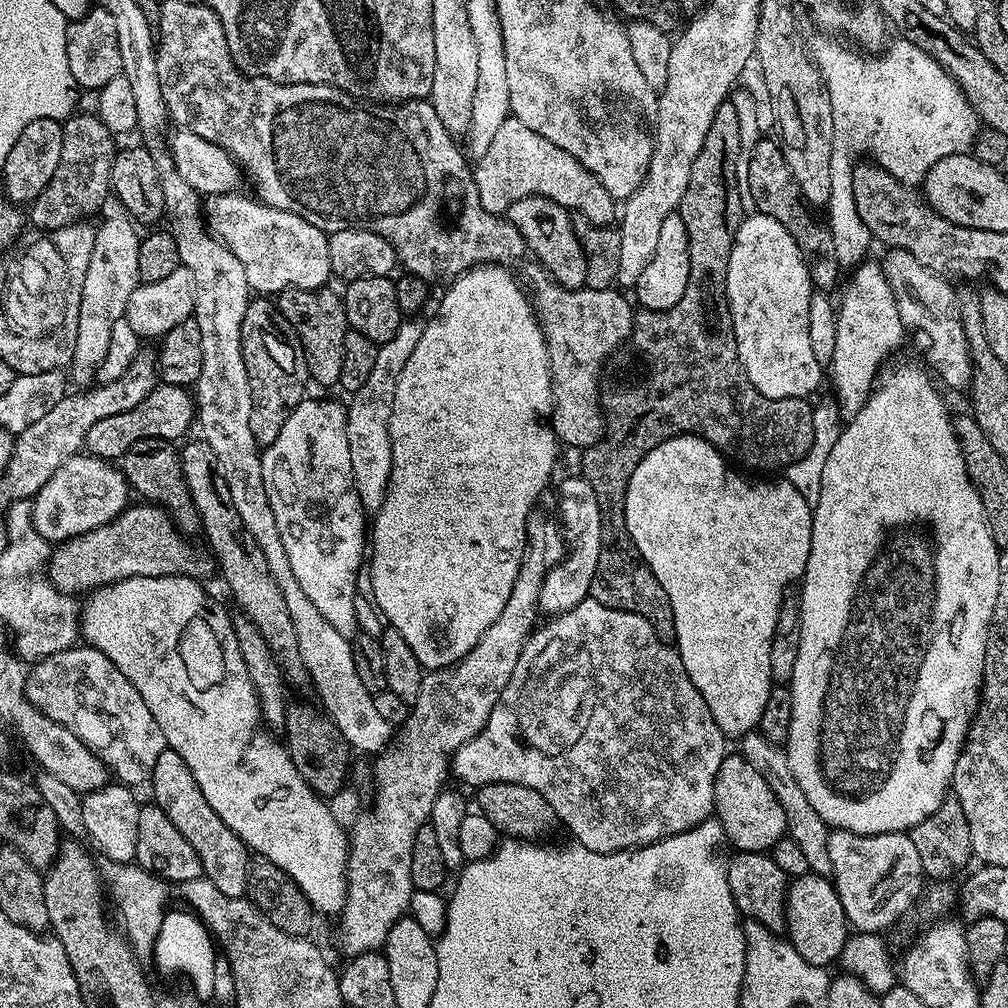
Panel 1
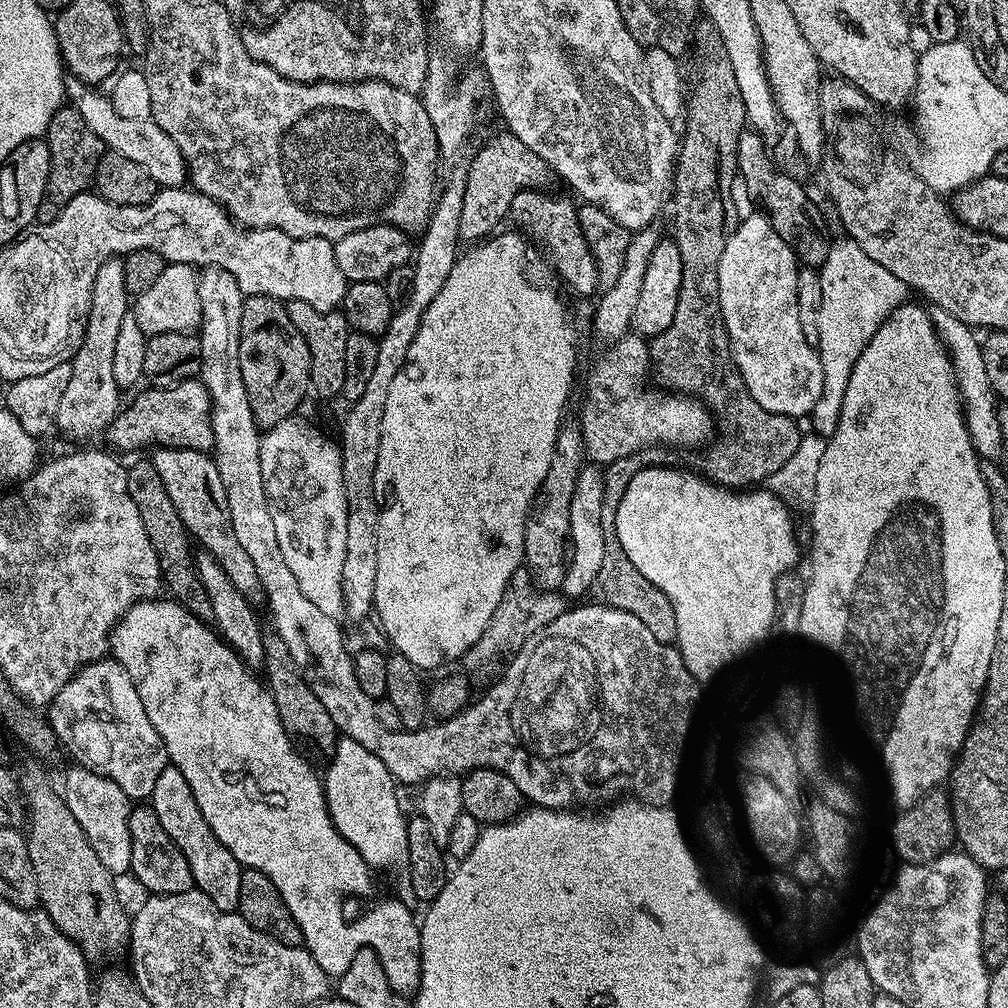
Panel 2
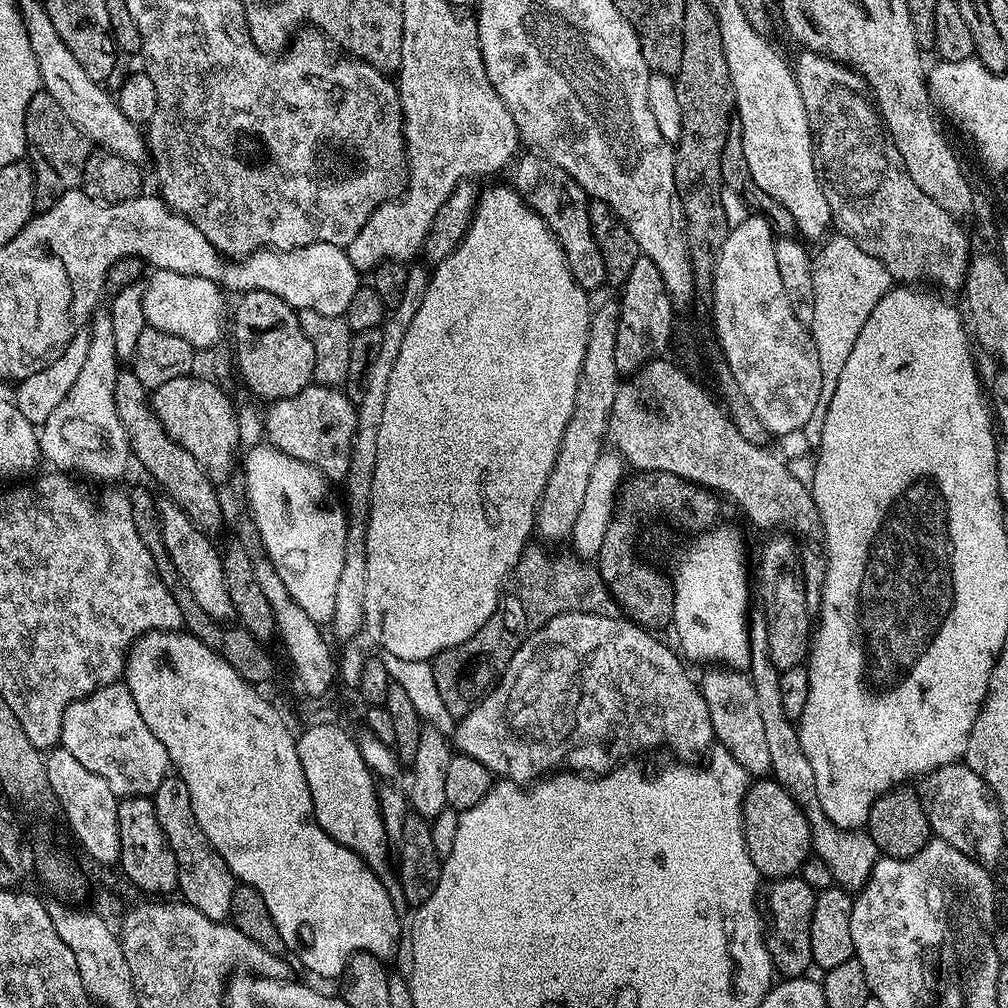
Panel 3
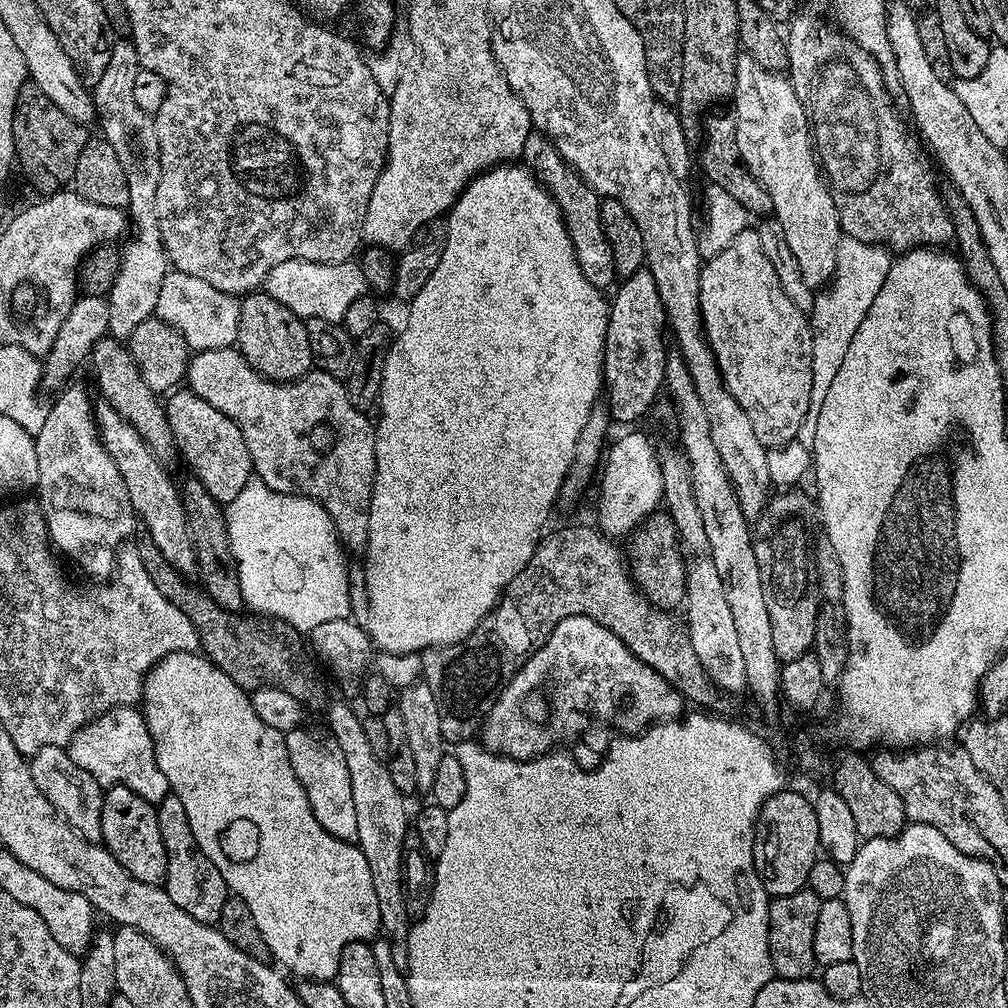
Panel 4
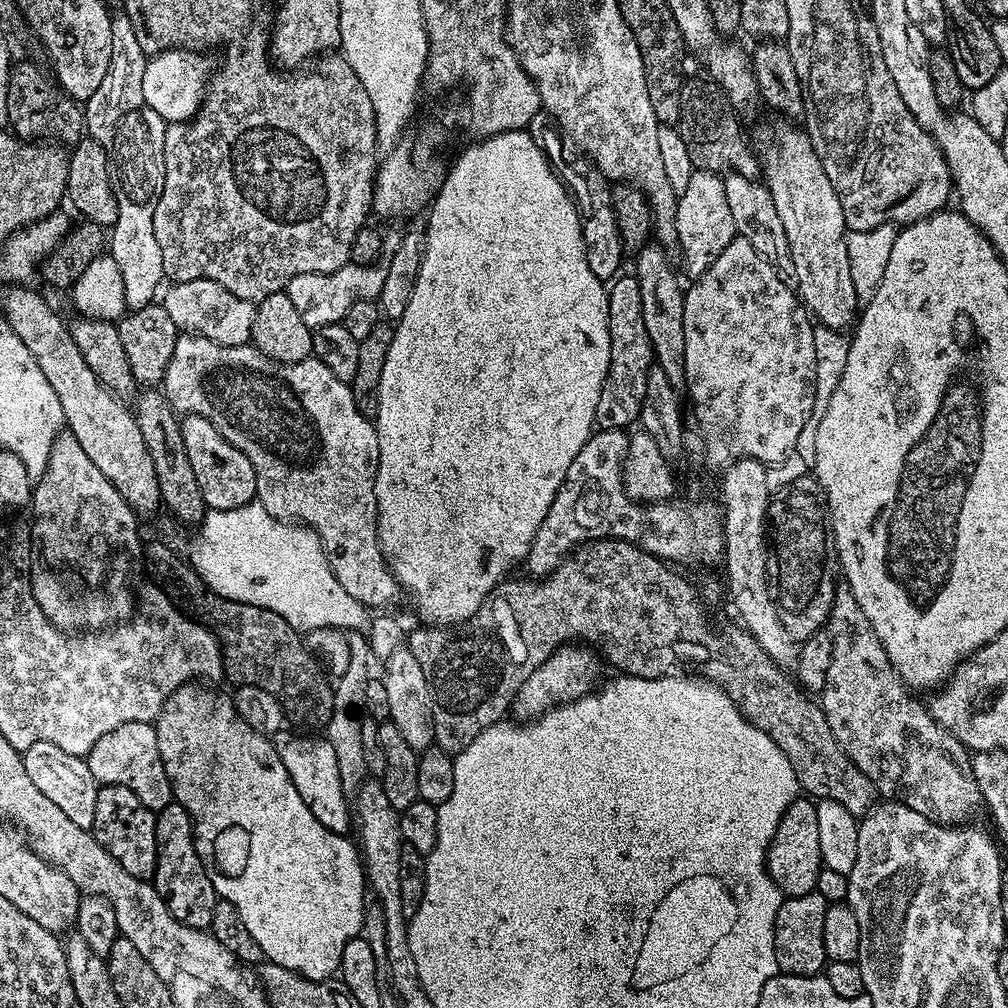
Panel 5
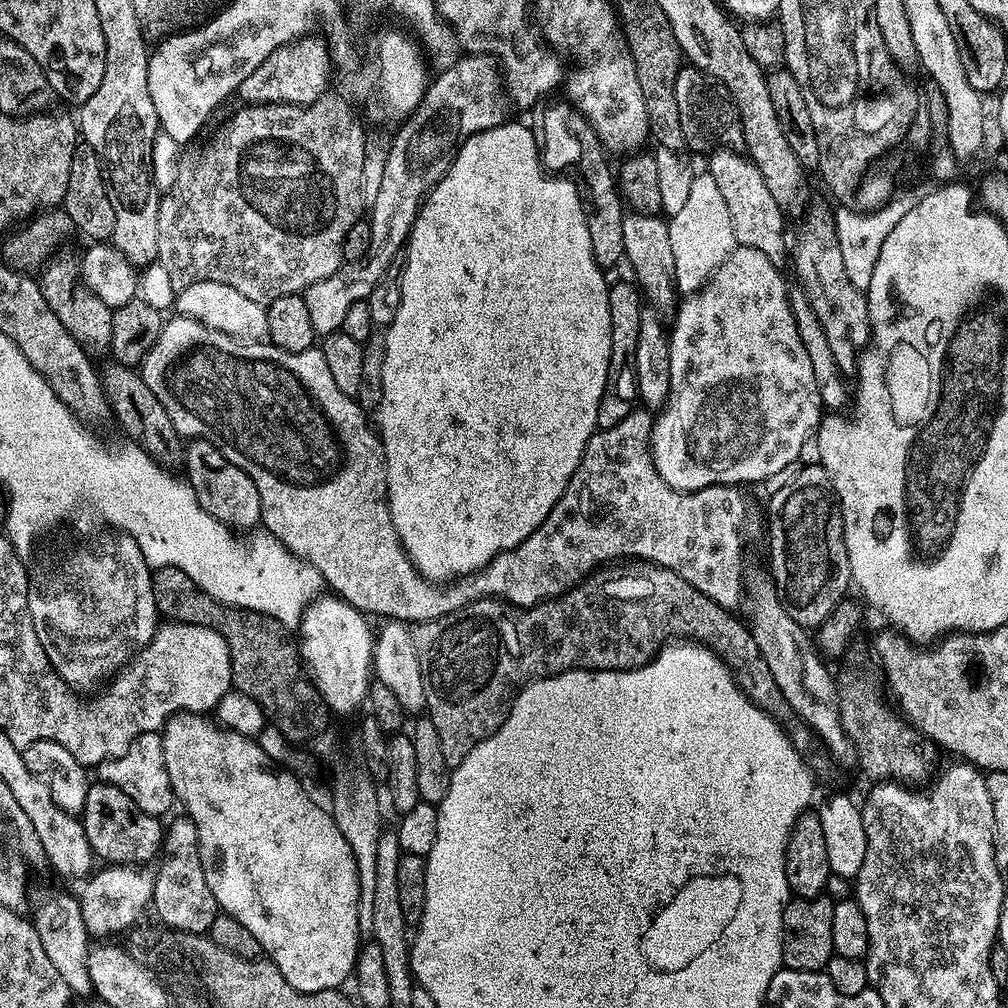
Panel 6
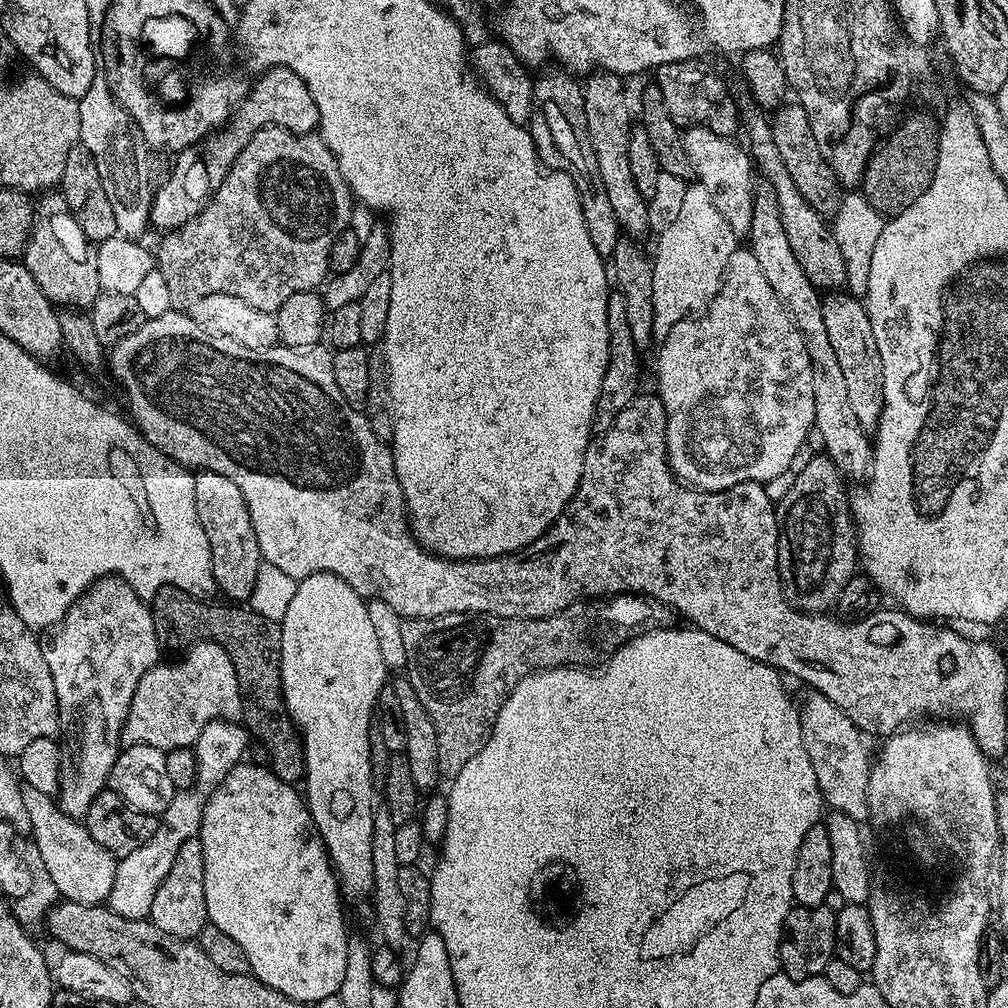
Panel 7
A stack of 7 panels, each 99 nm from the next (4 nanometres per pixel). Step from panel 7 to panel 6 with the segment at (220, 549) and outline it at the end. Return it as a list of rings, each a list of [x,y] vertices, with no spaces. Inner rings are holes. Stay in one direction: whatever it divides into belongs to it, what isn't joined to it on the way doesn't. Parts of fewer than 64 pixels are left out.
[[[194,440],[187,445],[182,456],[182,468],[188,471],[186,479],[192,488],[192,495],[206,514],[225,524],[229,530],[252,530],[261,523],[258,486],[254,486],[250,474],[238,470],[238,466],[226,459],[209,440]]]

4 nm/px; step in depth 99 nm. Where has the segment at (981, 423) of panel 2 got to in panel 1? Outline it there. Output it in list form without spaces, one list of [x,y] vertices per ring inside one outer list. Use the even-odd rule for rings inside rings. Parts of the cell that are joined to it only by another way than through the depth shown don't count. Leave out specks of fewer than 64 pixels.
[[[893,248],[885,253],[882,267],[886,282],[890,282],[890,290],[894,290],[898,314],[905,329],[912,331],[913,328],[924,339],[923,363],[931,369],[934,376],[936,371],[935,379],[945,389],[953,388],[954,391],[963,393],[972,385],[972,359],[966,342],[966,330],[962,330],[962,318],[958,314],[956,288],[945,277],[922,266],[922,262],[918,262],[918,258],[914,258],[914,254],[904,248]]]

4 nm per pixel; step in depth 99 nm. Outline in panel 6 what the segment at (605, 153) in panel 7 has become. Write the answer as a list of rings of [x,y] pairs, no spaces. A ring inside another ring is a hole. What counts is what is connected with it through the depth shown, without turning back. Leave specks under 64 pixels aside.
[[[632,210],[622,222],[622,246],[624,260],[632,267],[635,283],[643,299],[660,314],[671,313],[678,304],[676,279],[674,278],[674,250],[670,247],[668,220],[663,215],[651,216]]]

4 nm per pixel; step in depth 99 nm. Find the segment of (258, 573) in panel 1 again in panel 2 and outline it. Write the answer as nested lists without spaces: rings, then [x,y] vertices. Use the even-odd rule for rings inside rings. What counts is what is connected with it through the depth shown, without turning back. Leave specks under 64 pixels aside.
[[[157,447],[152,454],[150,462],[154,470],[158,470],[162,484],[166,486],[166,494],[170,494],[170,502],[174,510],[178,510],[178,518],[182,518],[189,537],[216,559],[218,566],[226,570],[230,582],[242,590],[247,600],[259,601],[259,596],[260,599],[262,596],[260,575],[258,570],[254,570],[254,558],[249,558],[234,534],[234,522],[230,522],[230,502],[226,502],[226,486],[222,486],[215,459],[207,452],[185,448]]]

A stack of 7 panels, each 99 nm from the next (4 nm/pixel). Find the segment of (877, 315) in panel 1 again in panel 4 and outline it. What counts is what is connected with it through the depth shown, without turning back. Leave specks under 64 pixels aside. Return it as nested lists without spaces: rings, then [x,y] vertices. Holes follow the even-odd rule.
[[[844,236],[836,251],[836,269],[830,283],[815,293],[816,301],[810,313],[812,397],[806,410],[806,418],[802,426],[798,426],[795,438],[809,450],[814,446],[814,430],[818,430],[818,414],[822,414],[822,401],[826,398],[826,390],[830,390],[830,382],[834,382],[834,377],[842,366],[842,358],[846,358],[846,350],[850,350],[850,338],[858,334],[862,318],[866,318],[870,306],[874,306],[874,298],[878,298],[878,290],[882,290],[882,282],[886,282],[886,274],[893,259],[893,253],[883,244],[867,244],[853,236]]]

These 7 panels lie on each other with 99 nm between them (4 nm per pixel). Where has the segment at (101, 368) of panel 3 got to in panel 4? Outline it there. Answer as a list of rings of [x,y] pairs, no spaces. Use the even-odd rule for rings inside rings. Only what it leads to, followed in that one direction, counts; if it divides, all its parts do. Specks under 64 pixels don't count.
[[[65,387],[57,395],[61,396],[56,401],[51,401],[46,422],[42,422],[42,430],[34,436],[38,454],[38,503],[48,527],[51,547],[61,557],[69,556],[86,575],[108,578],[116,566],[116,553],[127,541],[124,539],[127,536],[129,539],[138,527],[138,517],[132,510],[130,494],[126,494],[126,482],[122,474],[118,474],[114,458],[110,458],[110,454],[104,449],[104,443],[100,441],[99,432],[96,431],[94,400],[88,397],[86,389],[72,387]]]

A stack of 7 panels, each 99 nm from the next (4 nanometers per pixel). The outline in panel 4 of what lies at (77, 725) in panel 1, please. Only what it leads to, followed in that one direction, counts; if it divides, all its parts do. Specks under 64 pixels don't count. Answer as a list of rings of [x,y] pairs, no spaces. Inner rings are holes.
[[[139,707],[111,708],[102,713],[76,731],[66,750],[74,763],[82,766],[82,770],[86,770],[86,774],[90,774],[102,786],[126,786],[155,805],[170,794],[166,774],[158,770],[154,742]]]

